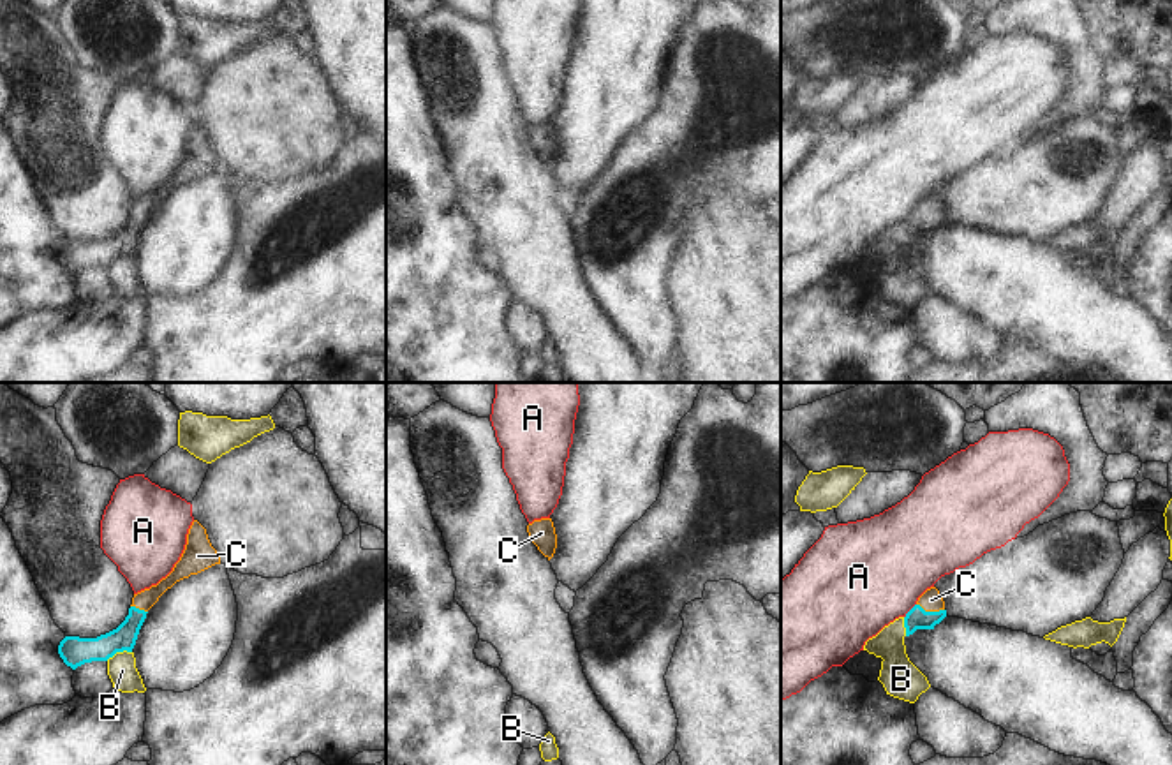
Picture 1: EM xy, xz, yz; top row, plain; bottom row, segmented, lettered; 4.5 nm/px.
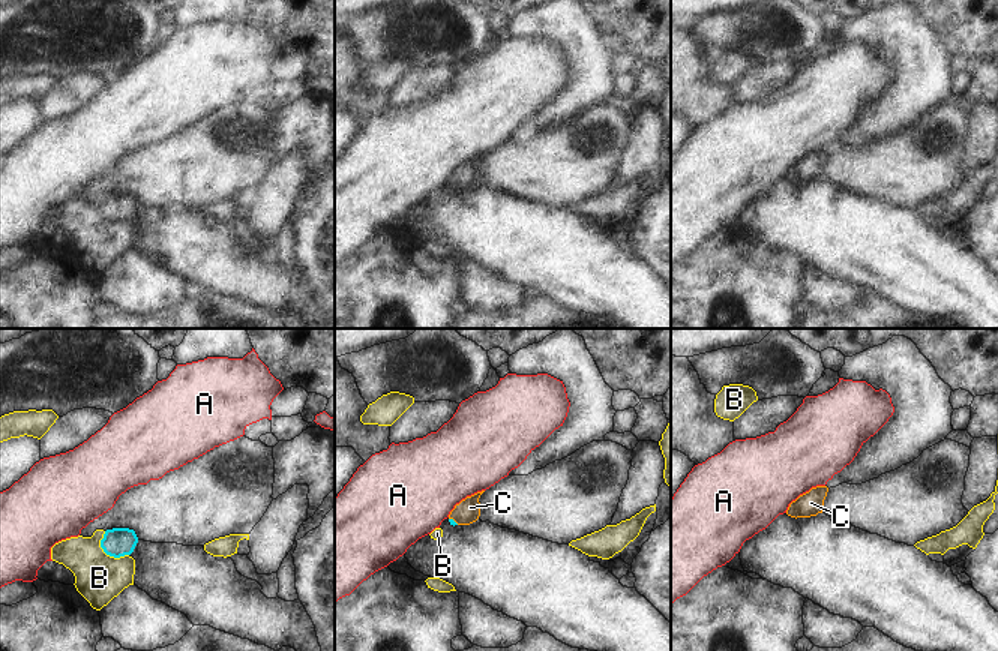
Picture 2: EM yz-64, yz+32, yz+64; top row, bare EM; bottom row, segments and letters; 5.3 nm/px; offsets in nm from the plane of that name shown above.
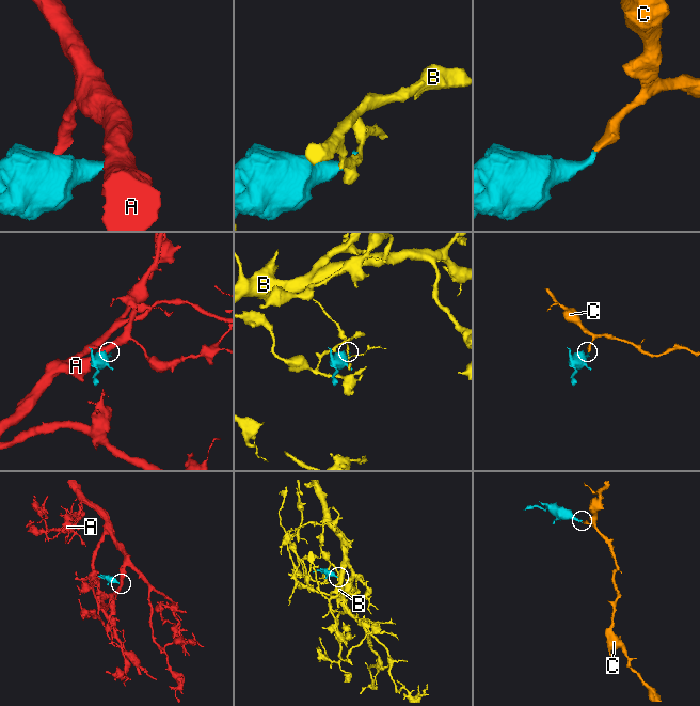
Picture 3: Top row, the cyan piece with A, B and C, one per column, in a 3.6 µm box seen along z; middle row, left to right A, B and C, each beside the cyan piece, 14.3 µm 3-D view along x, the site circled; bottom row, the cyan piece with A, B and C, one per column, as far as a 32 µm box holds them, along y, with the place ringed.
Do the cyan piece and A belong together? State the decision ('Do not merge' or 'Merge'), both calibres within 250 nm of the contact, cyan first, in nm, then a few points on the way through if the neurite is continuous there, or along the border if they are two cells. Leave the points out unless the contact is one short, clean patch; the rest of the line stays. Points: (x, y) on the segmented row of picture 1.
Do not merge. Thickness 100 nm (cyan) against 480 nm. Boundary: yz (915, 603), (904, 617)

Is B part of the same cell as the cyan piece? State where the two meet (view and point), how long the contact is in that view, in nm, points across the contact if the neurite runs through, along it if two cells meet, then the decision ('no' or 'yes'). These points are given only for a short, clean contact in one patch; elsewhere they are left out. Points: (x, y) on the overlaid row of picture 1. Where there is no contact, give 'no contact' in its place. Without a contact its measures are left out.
xy (118, 651) | 130 nm | along xy (131, 651), (117, 651), (106, 660) | no

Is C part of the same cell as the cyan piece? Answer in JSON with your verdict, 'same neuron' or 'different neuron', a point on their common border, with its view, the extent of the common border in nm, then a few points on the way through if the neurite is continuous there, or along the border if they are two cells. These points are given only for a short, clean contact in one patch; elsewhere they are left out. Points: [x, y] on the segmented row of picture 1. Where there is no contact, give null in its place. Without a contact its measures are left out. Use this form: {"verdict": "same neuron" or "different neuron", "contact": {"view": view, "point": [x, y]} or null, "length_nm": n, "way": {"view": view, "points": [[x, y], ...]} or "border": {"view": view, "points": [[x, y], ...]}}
{"verdict": "same neuron", "contact": {"view": "yz", "point": [931, 612]}, "length_nm": 130, "way": {"view": "yz", "points": [[917, 617], [931, 612], [931, 600]]}}

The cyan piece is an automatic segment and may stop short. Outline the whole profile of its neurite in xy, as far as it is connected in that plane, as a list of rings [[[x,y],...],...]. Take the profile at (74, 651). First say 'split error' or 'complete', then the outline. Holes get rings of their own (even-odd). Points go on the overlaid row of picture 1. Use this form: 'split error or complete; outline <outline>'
split error; outline [[[194,520],[187,534],[185,550],[173,571],[157,585],[134,594],[125,620],[116,629],[97,638],[65,636],[58,645],[60,657],[67,666],[76,670],[85,663],[108,661],[116,652],[132,652],[146,613],[159,598],[176,582],[197,575],[215,564],[220,564],[220,557],[211,546],[206,529]]]

